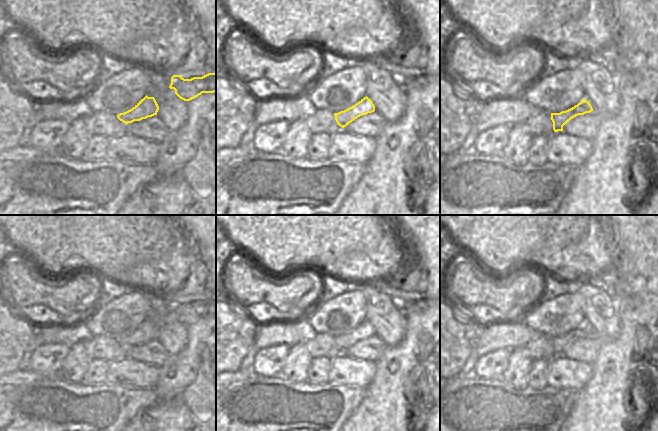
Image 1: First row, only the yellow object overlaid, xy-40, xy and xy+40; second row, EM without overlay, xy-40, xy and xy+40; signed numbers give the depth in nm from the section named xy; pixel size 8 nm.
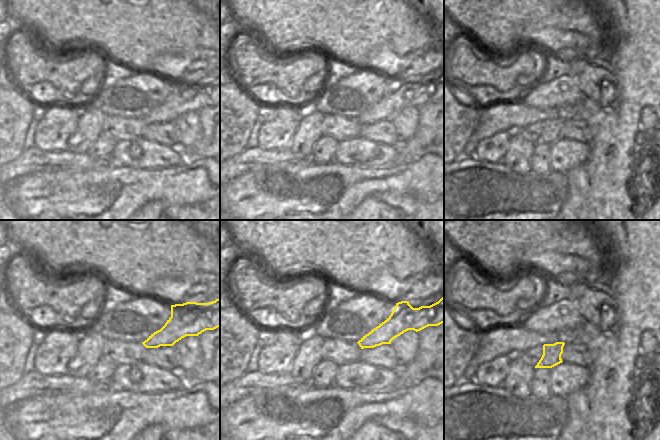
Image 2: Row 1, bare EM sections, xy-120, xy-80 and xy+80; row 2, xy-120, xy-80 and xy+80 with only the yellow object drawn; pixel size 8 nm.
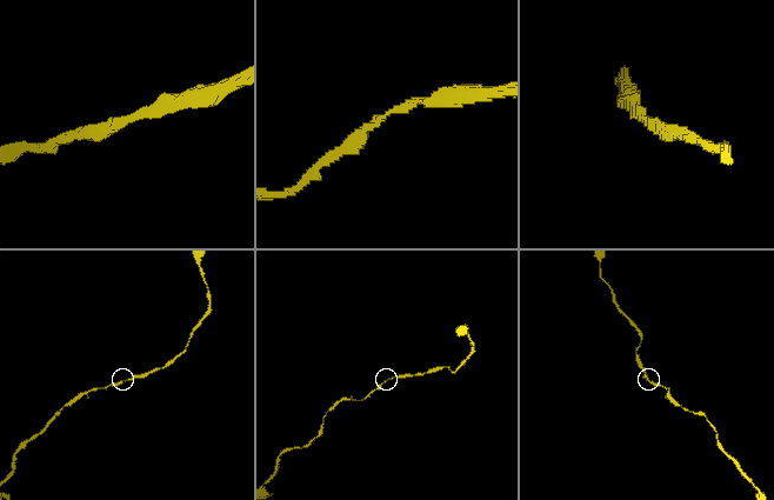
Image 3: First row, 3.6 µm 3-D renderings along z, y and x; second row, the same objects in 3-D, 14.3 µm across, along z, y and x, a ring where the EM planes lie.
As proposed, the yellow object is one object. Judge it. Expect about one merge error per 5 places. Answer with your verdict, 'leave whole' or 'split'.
leave whole

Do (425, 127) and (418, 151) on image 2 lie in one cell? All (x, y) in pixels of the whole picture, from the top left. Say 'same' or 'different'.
same

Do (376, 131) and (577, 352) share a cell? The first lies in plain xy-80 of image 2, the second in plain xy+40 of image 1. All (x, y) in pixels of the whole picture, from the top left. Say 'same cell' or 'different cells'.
same cell

